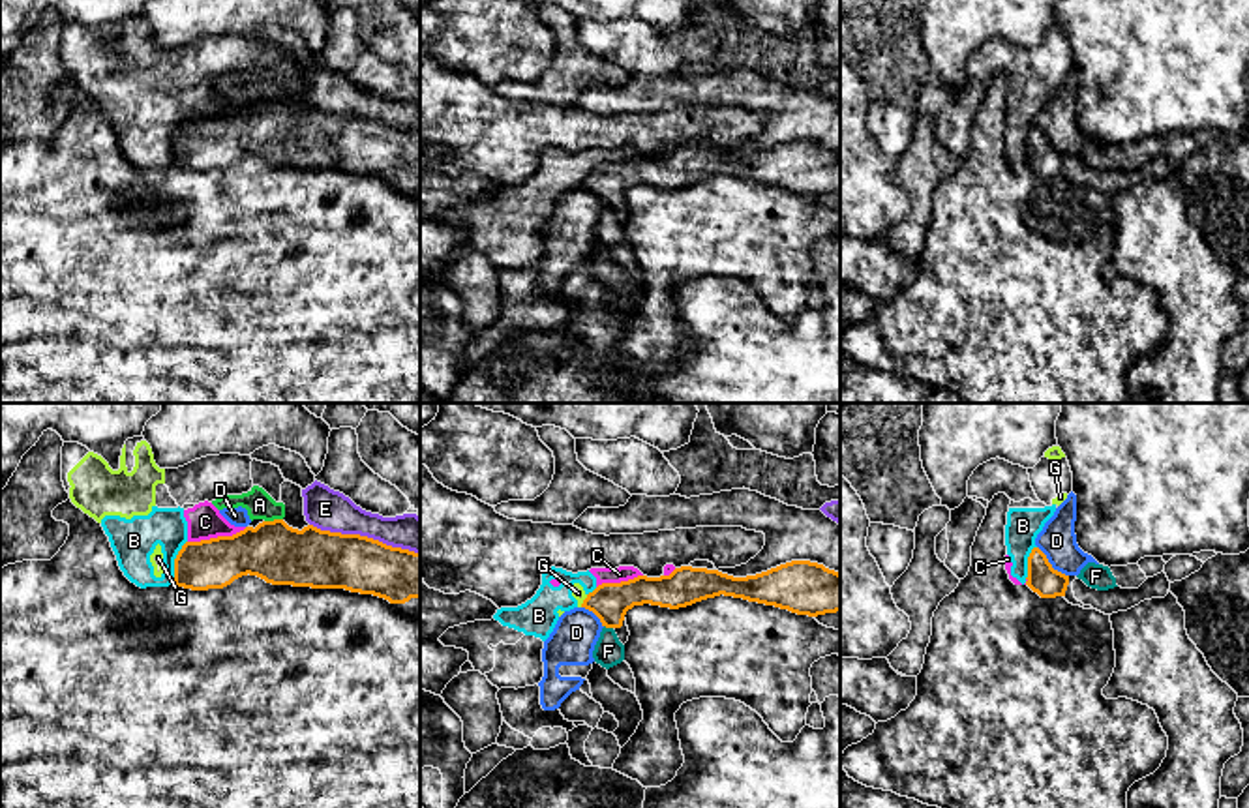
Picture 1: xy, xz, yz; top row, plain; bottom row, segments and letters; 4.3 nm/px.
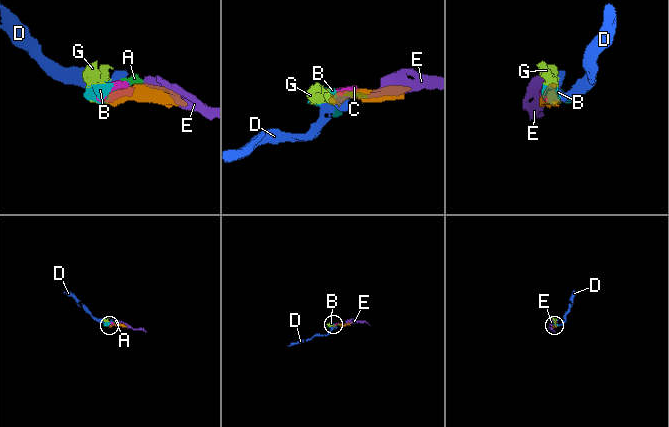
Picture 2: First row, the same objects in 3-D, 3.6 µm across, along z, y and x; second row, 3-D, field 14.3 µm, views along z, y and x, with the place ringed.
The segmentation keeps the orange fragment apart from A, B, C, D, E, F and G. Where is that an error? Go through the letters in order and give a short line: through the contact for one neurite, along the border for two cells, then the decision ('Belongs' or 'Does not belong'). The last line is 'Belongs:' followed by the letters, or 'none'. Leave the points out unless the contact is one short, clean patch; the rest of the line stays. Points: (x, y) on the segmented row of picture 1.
A: Line: xy (282, 518), (265, 522). Does not belong
B: Line: xy (186, 540), (175, 559), (175, 574), (171, 578). Does not belong
C: Line: xy (246, 527), (231, 535), (188, 542). Does not belong
D: Does not belong
E: Does not belong
F: Line: xz (604, 625), (612, 628). Does not belong
G: Line: xz (587, 595), (580, 606). Does not belong
Belongs: none

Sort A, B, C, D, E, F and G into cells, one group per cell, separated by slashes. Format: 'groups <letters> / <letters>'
groups A D E / B C F G

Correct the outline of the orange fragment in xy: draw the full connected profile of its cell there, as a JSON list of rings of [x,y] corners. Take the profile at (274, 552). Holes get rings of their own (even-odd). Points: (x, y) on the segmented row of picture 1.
[[[283,519],[263,521],[233,536],[186,542],[174,559],[173,585],[191,591],[223,589],[248,574],[272,585],[345,589],[373,594],[390,604],[420,598],[420,553],[360,534],[321,531],[313,525],[298,531]]]

